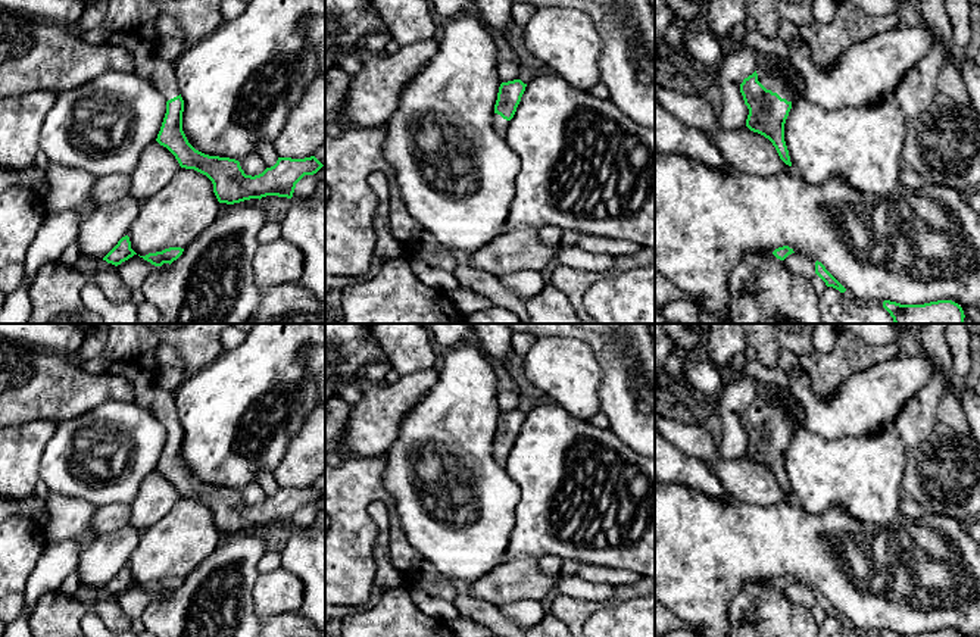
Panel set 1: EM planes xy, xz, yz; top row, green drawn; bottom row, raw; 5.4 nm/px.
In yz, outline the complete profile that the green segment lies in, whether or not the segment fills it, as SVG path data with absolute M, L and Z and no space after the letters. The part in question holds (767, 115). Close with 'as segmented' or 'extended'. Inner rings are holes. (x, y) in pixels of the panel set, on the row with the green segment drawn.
M764 63L743 79L740 93L749 109L746 127L768 138L780 159L792 166L784 141L784 124L795 99L793 84L773 74Z; extended

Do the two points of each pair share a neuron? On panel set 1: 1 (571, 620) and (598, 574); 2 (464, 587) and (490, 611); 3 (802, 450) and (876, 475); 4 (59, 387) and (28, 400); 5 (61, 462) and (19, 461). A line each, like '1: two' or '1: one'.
1: two
2: one
3: one
4: one
5: two

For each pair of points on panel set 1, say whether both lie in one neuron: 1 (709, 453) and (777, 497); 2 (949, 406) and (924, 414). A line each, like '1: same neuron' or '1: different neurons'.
1: same neuron
2: different neurons

